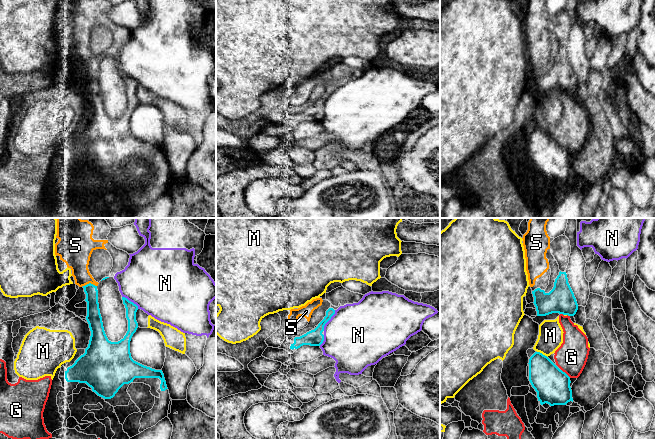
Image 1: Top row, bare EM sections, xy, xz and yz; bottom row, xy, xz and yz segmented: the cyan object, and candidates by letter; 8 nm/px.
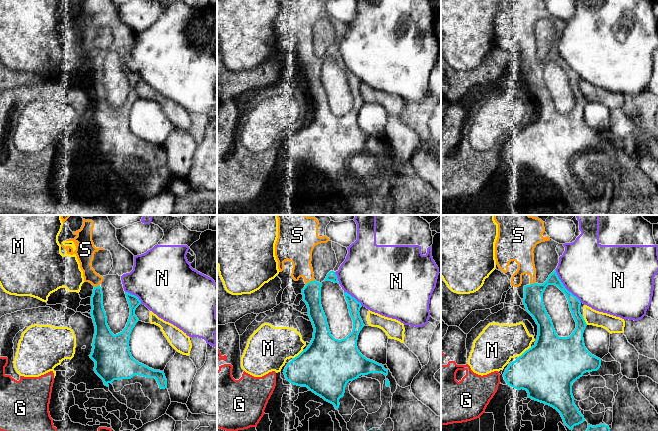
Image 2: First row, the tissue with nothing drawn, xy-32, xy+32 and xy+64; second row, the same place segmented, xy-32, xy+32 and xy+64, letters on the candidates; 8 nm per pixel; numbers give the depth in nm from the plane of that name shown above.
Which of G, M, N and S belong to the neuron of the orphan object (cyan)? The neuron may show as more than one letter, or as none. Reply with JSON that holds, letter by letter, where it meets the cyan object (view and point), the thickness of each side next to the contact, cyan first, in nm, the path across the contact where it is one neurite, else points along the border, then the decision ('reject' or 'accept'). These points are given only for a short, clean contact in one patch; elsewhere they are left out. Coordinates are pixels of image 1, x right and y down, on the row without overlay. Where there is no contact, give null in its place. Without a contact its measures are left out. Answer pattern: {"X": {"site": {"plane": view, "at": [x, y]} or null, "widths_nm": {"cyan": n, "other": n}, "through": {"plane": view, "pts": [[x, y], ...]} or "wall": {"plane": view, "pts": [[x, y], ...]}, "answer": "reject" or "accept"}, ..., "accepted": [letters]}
{"G": {"site": {"plane": "yz", "at": [565, 149]}, "widths_nm": {"cyan": 280, "other": 260}, "answer": "reject"}, "M": {"site": {"plane": "yz", "at": [541, 129]}, "widths_nm": {"cyan": 260, "other": 200}, "answer": "reject"}, "N": {"site": {"plane": "xz", "at": [329, 95]}, "widths_nm": {"cyan": 130, "other": 500}, "answer": "reject"}, "S": {"site": {"plane": "xy", "at": [89, 59]}, "widths_nm": {"cyan": 110, "other": 220}, "through": {"plane": "xy", "pts": [[93, 88], [92, 69], [89, 59], [81, 51], [76, 31]]}, "answer": "accept"}, "accepted": ["S"]}

